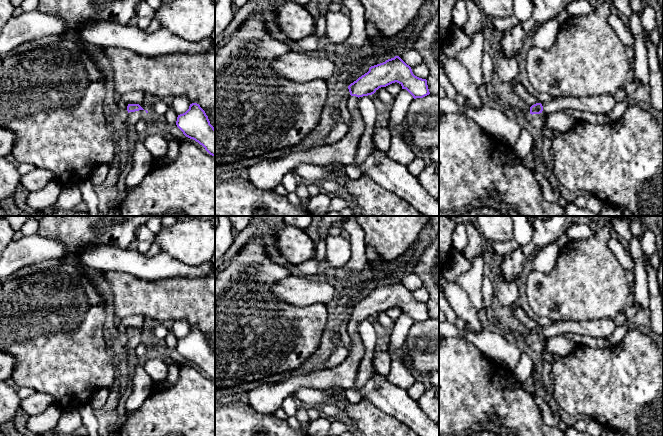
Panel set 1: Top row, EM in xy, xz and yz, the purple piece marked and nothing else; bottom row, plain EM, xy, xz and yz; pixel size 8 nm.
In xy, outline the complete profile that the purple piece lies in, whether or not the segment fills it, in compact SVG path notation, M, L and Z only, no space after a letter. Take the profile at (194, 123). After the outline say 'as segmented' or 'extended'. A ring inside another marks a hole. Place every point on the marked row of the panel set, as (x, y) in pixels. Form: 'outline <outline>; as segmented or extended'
outline M190 104L185 113L178 115L176 125L186 137L198 142L215 157L215 128L199 104Z; as segmented

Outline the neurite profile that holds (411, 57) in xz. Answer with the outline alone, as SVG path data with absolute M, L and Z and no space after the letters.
M402 49L399 57L410 67L419 65L422 62L420 54L413 49Z

